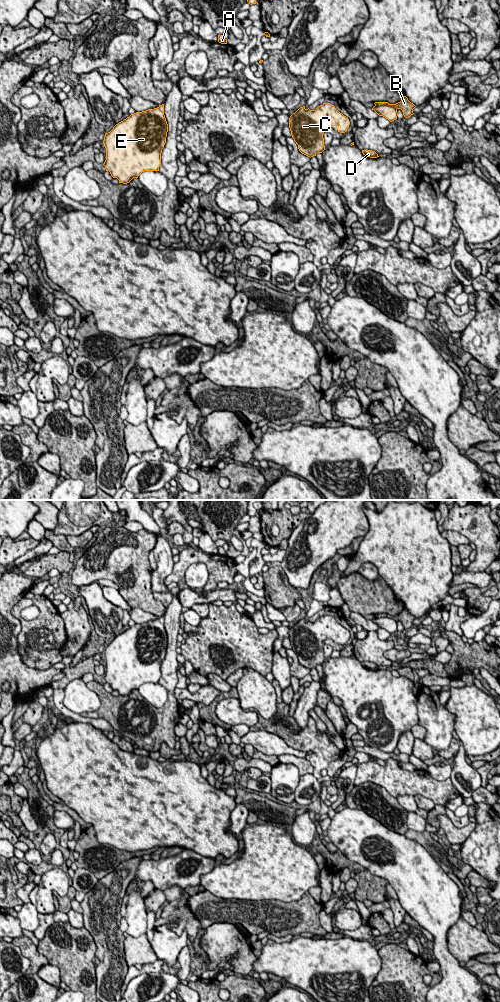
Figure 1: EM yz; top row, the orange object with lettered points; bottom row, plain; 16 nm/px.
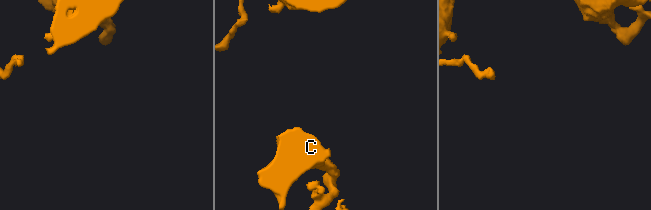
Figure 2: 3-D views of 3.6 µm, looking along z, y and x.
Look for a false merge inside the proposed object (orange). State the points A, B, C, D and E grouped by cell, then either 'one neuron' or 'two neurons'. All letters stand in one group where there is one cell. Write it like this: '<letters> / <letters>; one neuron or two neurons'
A C D E / B; two neurons

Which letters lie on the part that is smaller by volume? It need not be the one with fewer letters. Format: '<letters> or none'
B

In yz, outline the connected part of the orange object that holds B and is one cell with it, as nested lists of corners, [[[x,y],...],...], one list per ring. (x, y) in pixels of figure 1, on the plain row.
[[[403,608],[402,612],[396,616],[389,616],[388,614],[375,614],[375,618],[383,618],[389,617],[393,620],[401,621],[405,630],[413,627],[413,621],[416,619],[413,615],[411,615],[406,608]]]

